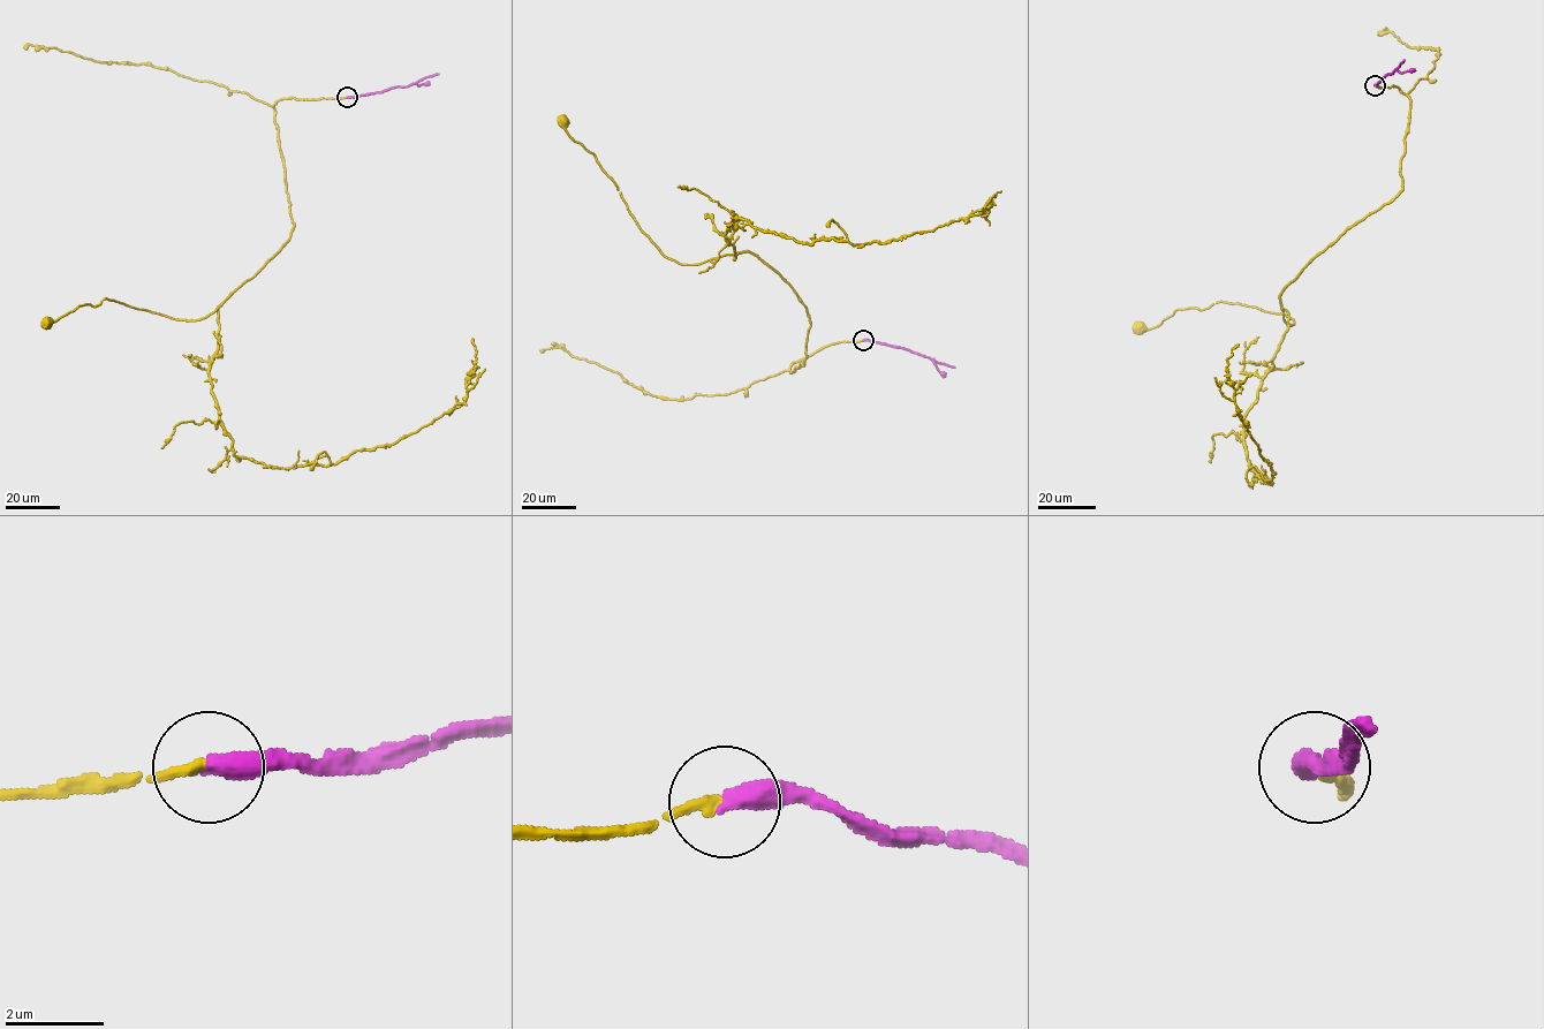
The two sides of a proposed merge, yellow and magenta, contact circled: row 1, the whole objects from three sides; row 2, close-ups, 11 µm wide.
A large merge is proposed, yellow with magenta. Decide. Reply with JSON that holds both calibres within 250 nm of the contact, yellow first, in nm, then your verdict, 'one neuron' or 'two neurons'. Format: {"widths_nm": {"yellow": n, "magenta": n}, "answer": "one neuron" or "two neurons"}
{"widths_nm": {"yellow": 240, "magenta": 440}, "answer": "one neuron"}

